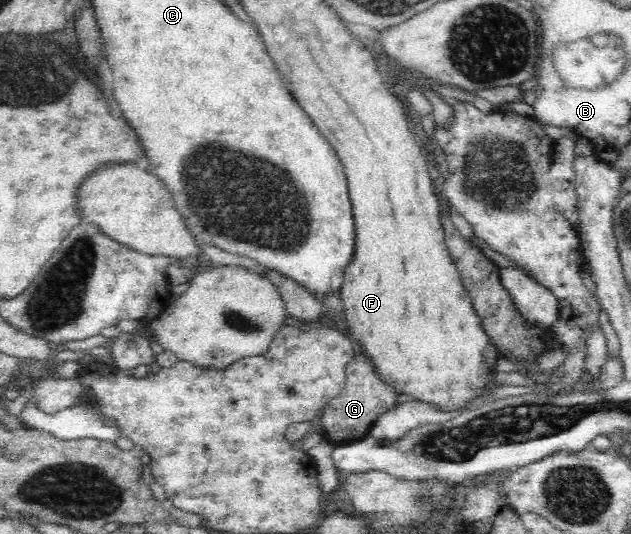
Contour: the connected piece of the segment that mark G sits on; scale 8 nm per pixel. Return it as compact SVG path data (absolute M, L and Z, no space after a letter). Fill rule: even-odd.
M362 354L352 357L352 362L346 366L346 388L323 407L321 416L323 437L334 446L352 444L369 435L372 423L381 414L394 407L398 392L392 385L388 385L382 377L376 374L375 366Z

